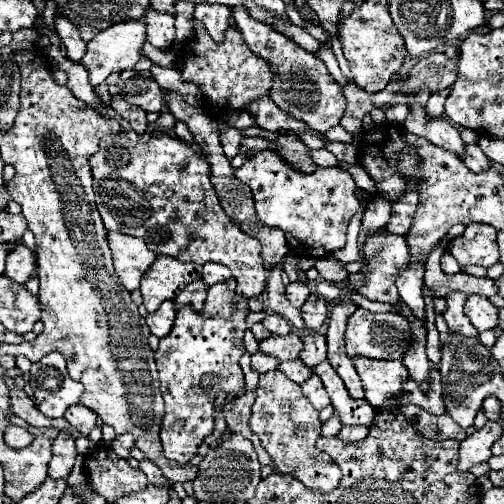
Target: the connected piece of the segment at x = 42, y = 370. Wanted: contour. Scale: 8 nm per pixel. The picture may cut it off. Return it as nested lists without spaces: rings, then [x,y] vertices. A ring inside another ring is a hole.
[[[58,352],[46,354],[30,368],[36,408],[48,418],[62,418],[64,412],[78,404],[84,388],[68,376],[66,360]]]

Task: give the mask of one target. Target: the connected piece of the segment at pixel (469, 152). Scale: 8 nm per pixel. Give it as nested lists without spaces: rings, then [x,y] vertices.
[[[466,144],[462,162],[464,162],[472,172],[480,172],[480,170],[484,170],[484,168],[490,166],[490,160],[484,156],[484,152],[480,150],[478,144]]]

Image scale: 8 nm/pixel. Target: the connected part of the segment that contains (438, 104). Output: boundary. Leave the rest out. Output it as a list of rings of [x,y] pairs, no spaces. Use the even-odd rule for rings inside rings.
[[[446,88],[442,92],[434,92],[430,96],[430,100],[426,104],[426,110],[428,110],[430,116],[444,116],[444,100],[446,100],[448,92],[450,92],[450,88]]]

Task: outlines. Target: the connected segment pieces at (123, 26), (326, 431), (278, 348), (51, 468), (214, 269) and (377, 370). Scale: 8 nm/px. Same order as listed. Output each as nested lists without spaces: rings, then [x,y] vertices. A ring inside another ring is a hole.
[[[144,18],[140,20],[124,20],[120,24],[114,24],[112,28],[106,28],[98,32],[90,42],[88,50],[82,58],[82,64],[86,66],[90,74],[90,84],[96,88],[102,84],[112,72],[122,70],[122,68],[134,68],[134,64],[142,58],[142,46],[146,42],[146,24]]]
[[[332,416],[324,426],[322,426],[322,436],[336,436],[340,432],[342,424],[340,424],[340,416]]]
[[[288,334],[288,336],[270,336],[266,340],[262,340],[260,344],[260,352],[278,358],[280,362],[284,360],[292,360],[298,358],[300,350],[304,348],[304,344],[300,342],[300,336],[296,334]]]
[[[60,432],[58,438],[54,440],[54,446],[52,446],[52,460],[48,464],[48,476],[58,480],[58,478],[68,478],[72,466],[74,466],[74,460],[78,456],[76,452],[76,446],[74,446],[74,438],[68,434],[68,432]]]
[[[208,262],[204,264],[204,272],[202,272],[202,280],[206,282],[206,286],[212,286],[216,282],[226,282],[230,278],[230,270],[222,264],[214,264]]]
[[[364,356],[352,358],[356,372],[362,378],[366,400],[376,410],[392,408],[392,398],[400,398],[402,394],[402,382],[408,378],[408,370],[398,360],[372,360]]]

